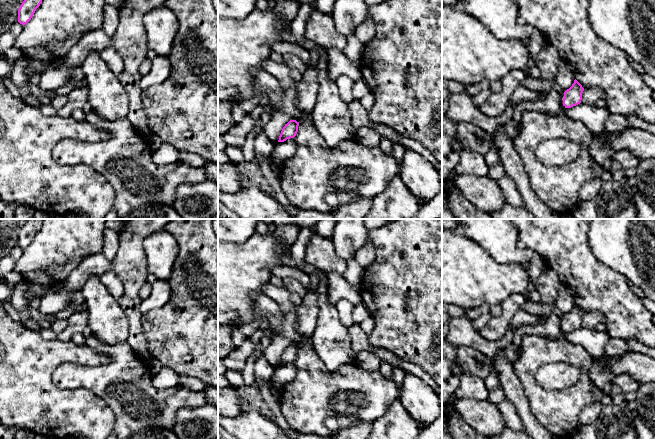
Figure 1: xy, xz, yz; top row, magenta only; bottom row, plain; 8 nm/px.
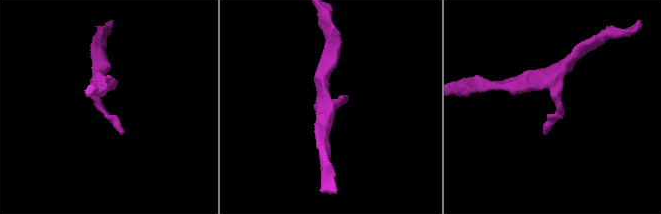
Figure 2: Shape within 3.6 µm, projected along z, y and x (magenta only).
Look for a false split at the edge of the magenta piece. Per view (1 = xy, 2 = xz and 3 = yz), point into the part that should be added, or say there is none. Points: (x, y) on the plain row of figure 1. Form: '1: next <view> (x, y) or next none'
1: next none
2: next none
3: next none

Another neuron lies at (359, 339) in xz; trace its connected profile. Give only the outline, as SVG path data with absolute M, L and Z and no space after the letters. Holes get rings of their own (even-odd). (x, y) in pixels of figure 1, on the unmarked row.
M352 324L348 327L348 331L351 338L352 350L355 353L370 349L368 335L363 331L359 324Z

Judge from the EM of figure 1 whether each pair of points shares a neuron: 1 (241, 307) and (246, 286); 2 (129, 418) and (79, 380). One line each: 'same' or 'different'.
1: same
2: same

